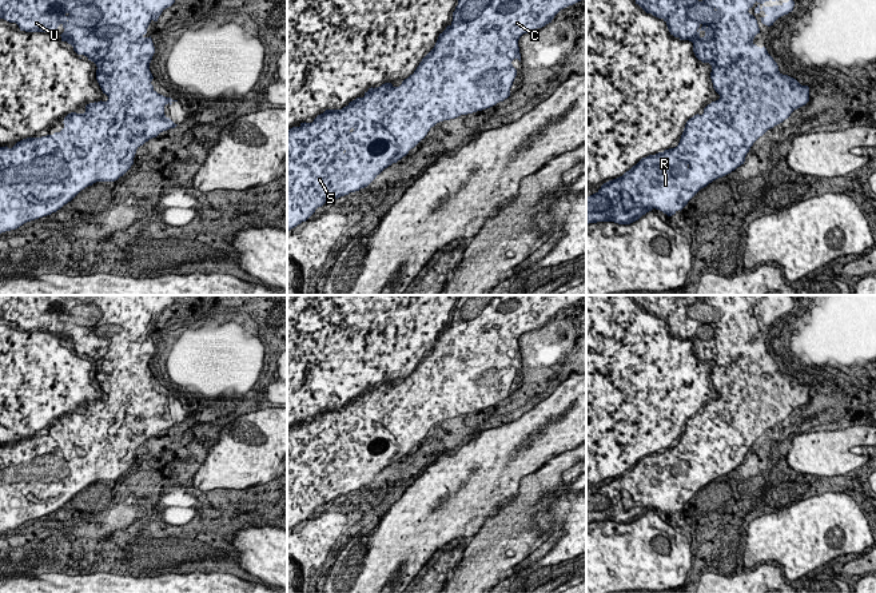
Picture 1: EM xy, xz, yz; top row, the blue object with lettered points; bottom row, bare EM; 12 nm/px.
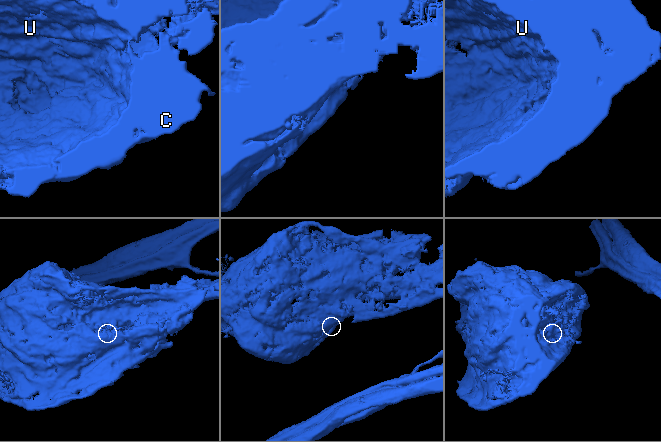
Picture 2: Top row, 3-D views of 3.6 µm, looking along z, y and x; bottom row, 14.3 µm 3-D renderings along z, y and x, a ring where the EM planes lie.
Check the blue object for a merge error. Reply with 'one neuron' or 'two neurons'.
one neuron

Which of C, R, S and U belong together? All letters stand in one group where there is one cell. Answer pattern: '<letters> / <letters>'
C R S U

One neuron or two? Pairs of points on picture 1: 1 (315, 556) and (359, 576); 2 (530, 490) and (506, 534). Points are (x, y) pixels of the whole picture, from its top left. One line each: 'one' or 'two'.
1: two
2: one

